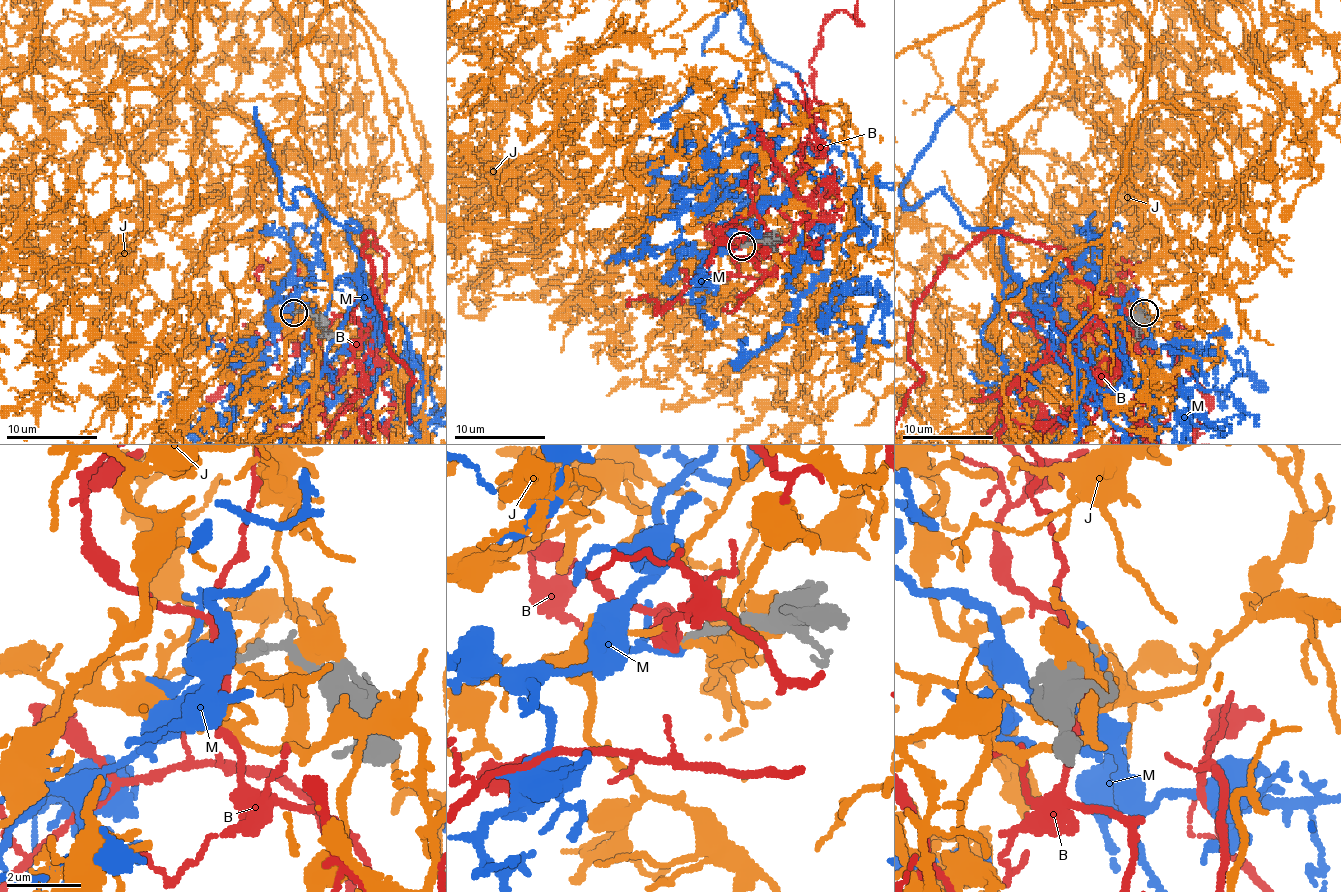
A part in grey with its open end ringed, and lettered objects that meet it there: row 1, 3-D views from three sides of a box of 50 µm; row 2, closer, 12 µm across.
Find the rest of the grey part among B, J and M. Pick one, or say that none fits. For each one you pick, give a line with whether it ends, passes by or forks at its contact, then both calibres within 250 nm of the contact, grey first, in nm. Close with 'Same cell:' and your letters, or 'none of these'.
M: it ends there; 260 nm thick on the grey side, 220 nm on the other
Same cell: M

